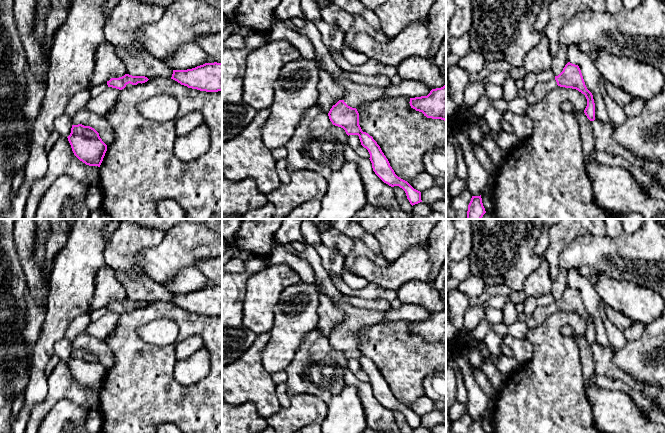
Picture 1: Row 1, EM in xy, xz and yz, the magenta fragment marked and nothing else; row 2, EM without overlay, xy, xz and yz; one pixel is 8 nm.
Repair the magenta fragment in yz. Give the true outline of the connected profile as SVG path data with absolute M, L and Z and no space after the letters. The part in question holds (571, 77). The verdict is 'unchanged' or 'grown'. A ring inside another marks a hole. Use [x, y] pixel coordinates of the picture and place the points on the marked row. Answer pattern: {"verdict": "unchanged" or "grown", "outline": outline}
{"verdict": "grown", "outline": "M568 62L563 71L548 82L537 82L531 92L526 93L528 105L539 103L545 96L557 86L576 89L585 95L587 106L585 115L590 121L595 120L595 103L592 93L587 89L581 70L578 65Z"}

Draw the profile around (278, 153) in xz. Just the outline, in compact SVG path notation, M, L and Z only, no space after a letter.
M285 146L280 147L280 148L275 148L272 150L272 156L276 161L278 161L280 159L286 159L287 155L288 155L288 153L287 153Z

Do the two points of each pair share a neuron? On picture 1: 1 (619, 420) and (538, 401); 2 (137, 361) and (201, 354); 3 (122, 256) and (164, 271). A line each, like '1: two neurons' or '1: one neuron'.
1: two neurons
2: two neurons
3: two neurons

